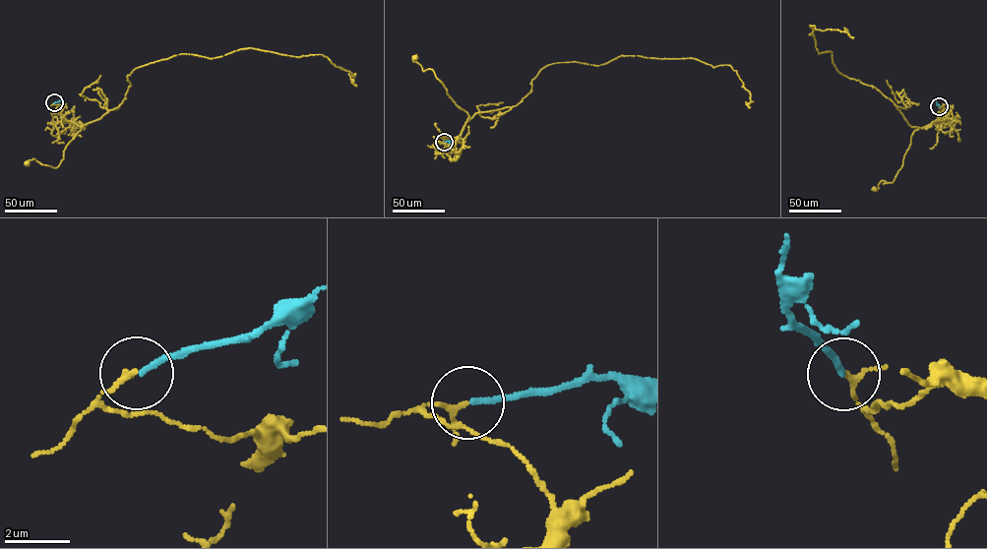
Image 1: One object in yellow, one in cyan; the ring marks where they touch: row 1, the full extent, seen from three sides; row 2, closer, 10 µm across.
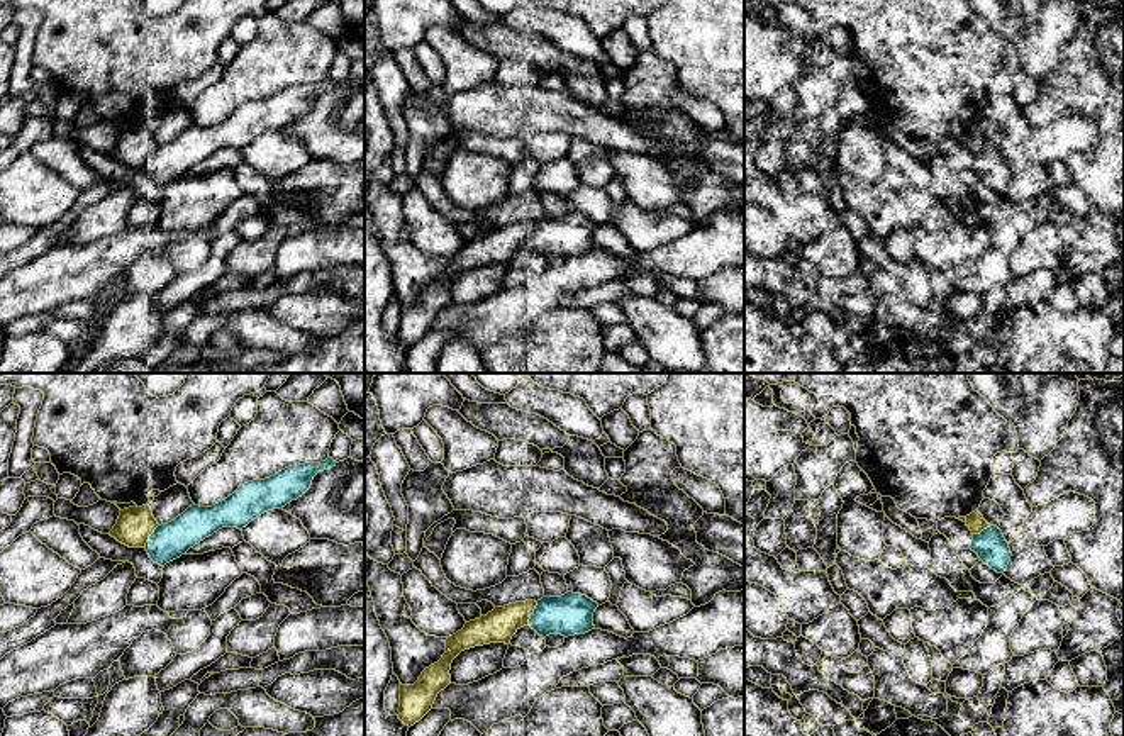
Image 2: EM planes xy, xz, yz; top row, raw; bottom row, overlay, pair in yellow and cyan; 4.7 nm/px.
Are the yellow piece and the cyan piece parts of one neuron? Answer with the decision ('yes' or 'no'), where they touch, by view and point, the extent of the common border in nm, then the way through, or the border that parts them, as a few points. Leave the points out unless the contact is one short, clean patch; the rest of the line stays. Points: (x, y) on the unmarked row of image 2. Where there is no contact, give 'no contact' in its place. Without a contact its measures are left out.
no | xy (150, 155) | 130 nm

